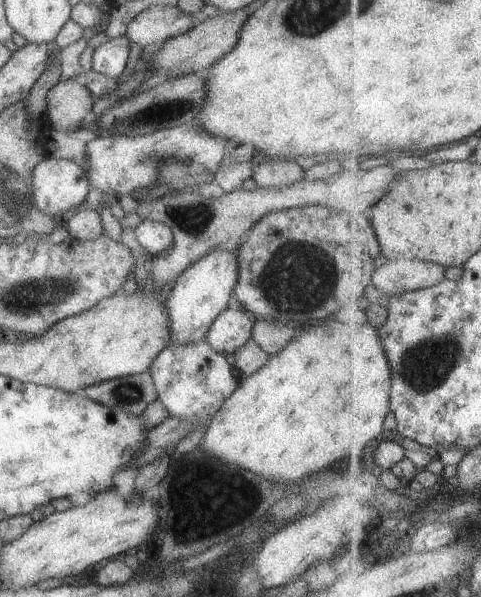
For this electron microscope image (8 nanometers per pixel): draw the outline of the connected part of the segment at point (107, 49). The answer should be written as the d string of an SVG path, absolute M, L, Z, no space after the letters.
M125 36L110 38L94 48L92 55L92 69L97 74L117 78L127 62L129 54L129 40Z

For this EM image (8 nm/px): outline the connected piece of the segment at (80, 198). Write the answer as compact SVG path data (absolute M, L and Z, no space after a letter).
M48 154L34 165L30 184L33 204L39 212L62 221L68 214L83 207L89 183L81 167L69 159L55 159Z

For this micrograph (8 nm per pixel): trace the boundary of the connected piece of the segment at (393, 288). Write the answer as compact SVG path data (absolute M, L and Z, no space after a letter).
M383 259L373 273L372 284L385 294L399 296L439 284L445 280L445 272L447 267L436 262Z

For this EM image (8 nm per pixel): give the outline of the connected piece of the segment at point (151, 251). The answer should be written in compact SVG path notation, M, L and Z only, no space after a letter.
M134 220L135 236L137 242L143 247L150 259L163 255L173 242L171 229L157 221Z

